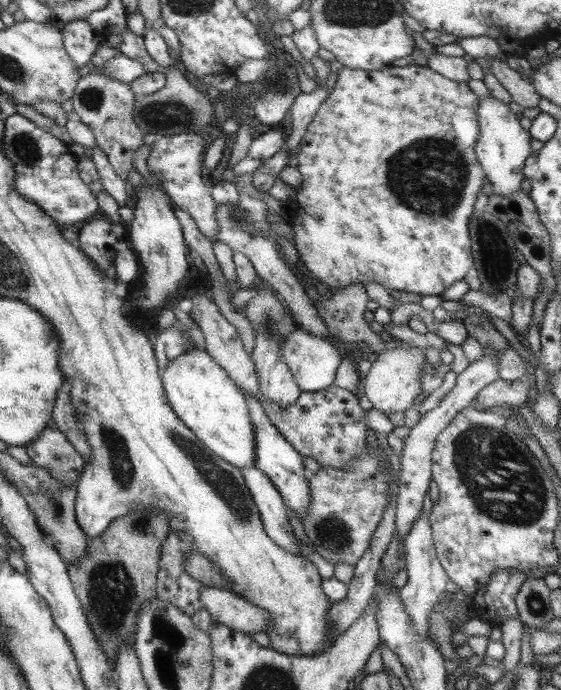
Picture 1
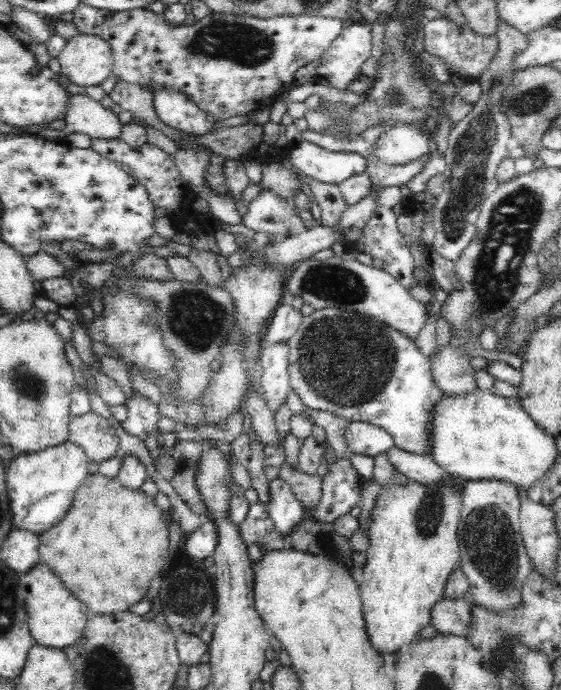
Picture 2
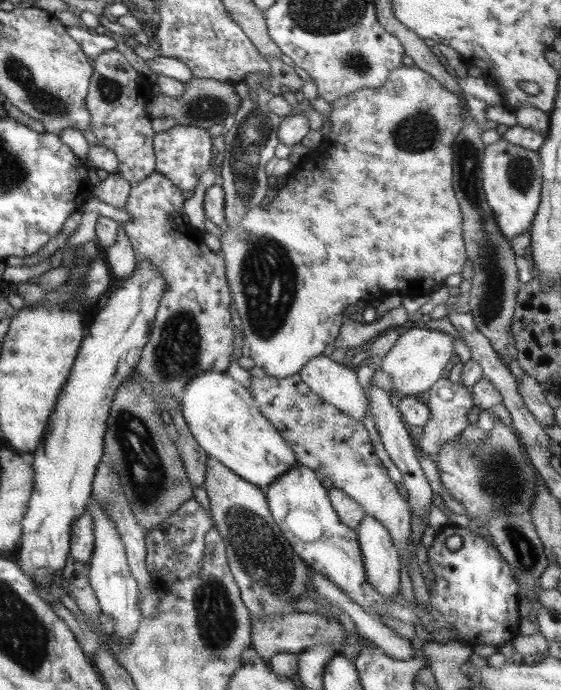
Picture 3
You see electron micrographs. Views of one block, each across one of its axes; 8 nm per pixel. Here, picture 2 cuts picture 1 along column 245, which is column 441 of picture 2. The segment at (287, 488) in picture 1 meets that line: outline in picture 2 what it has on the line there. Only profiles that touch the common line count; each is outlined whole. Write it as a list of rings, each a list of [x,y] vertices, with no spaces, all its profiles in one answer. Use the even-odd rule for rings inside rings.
[[[328,307],[303,317],[300,330],[287,340],[289,346],[289,389],[294,391],[308,411],[330,412],[351,423],[367,423],[388,432],[396,448],[432,455],[433,424],[443,393],[434,383],[431,362],[422,356],[414,342],[392,327],[364,313]]]

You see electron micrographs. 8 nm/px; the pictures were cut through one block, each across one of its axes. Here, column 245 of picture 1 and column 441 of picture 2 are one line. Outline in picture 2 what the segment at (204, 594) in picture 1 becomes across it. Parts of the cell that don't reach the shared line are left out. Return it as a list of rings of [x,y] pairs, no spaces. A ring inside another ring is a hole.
[[[442,599],[432,608],[431,617],[431,625],[438,633],[445,636],[460,636],[464,639],[470,637],[468,628],[472,626],[472,604],[468,599]]]

